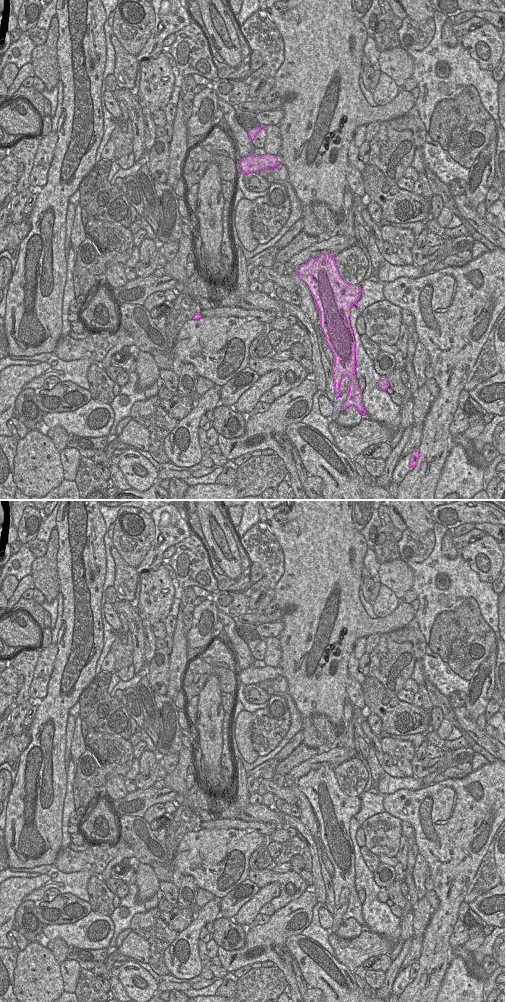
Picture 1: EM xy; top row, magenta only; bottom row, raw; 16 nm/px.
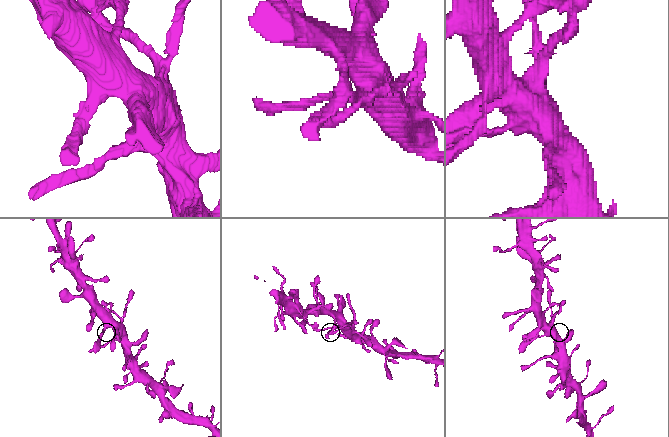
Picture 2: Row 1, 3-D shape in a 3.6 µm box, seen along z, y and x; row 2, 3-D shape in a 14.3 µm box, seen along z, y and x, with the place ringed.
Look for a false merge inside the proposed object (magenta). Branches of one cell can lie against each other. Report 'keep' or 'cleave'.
keep

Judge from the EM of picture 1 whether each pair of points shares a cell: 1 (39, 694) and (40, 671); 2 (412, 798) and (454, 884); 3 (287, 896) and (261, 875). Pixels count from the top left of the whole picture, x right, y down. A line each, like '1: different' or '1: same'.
1: same
2: same
3: same

